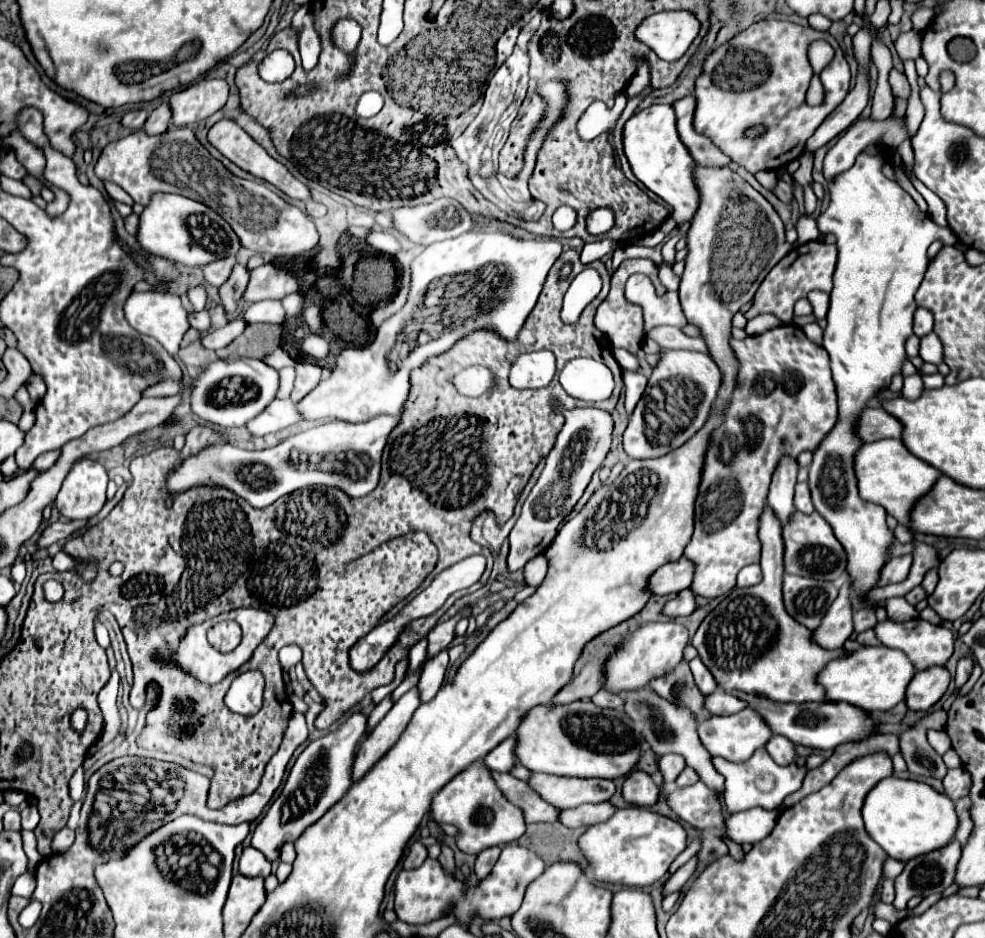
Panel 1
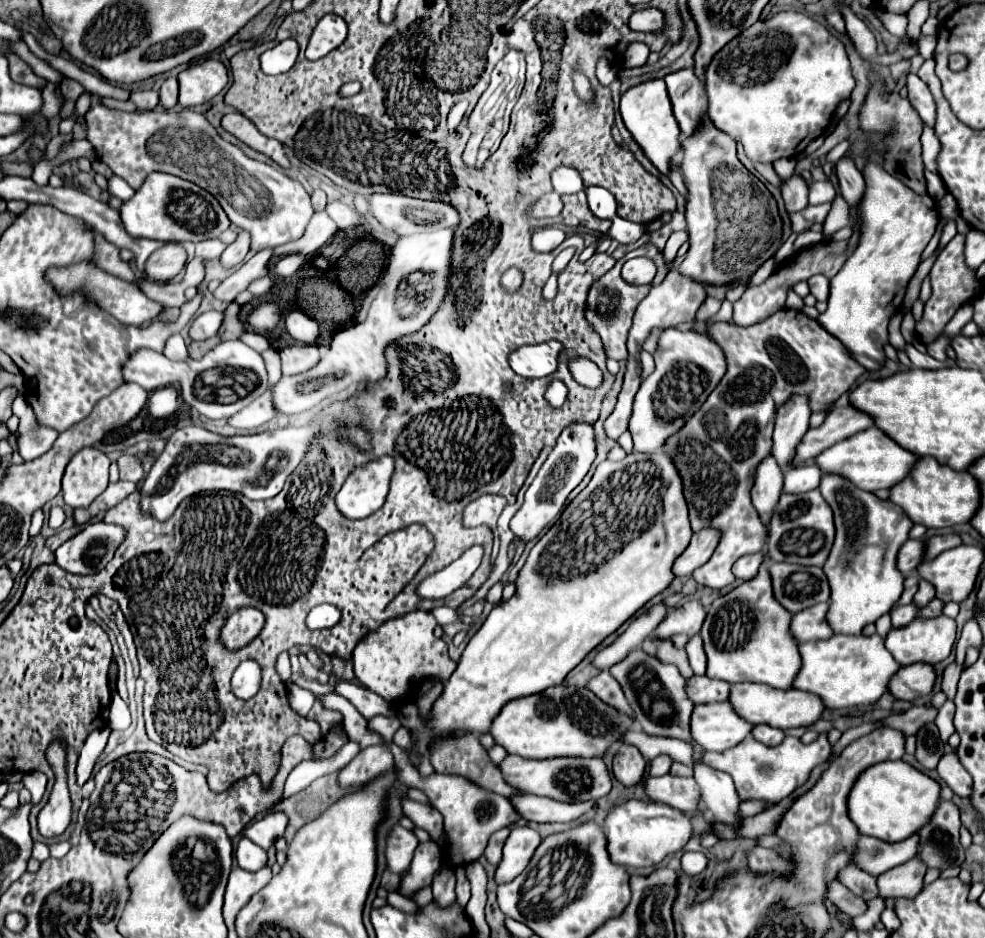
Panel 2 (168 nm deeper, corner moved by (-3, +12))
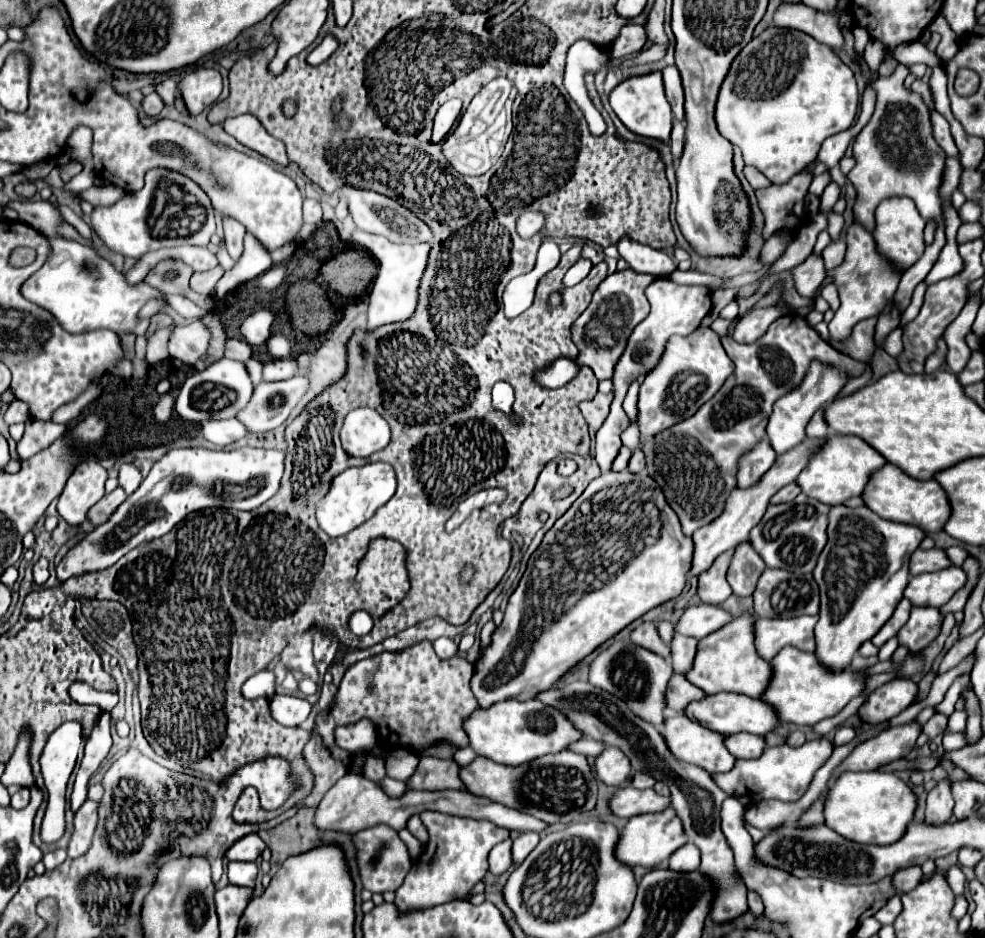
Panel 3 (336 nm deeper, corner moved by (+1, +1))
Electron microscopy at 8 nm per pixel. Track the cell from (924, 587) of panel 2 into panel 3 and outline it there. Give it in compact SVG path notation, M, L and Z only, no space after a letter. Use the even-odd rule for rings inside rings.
M913 606L907 624L899 630L897 636L899 636L899 644L905 644L911 652L921 652L939 634L939 630L941 630L941 614L939 614L937 608L931 608L931 606Z

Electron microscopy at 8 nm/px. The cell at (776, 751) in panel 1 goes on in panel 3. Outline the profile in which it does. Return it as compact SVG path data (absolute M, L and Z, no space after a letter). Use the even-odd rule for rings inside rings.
M747 732L727 736L727 750L735 758L759 758L765 748L767 748L767 742L763 736L755 736L755 734L747 734Z

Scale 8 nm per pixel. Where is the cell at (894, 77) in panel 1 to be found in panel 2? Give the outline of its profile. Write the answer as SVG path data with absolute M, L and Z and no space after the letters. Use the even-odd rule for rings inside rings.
M909 73L907 75L907 87L909 87L909 101L911 101L911 105L917 109L917 113L921 115L921 119L929 127L935 127L937 105L935 105L935 99L931 97L931 91L927 89L927 85L917 75Z

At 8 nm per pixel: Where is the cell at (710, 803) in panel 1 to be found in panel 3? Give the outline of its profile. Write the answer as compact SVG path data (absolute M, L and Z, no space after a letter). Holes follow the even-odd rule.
M623 786L611 798L609 808L615 816L631 818L635 814L645 814L645 812L663 812L669 808L669 804L671 798L657 794L653 788L637 790L633 786Z

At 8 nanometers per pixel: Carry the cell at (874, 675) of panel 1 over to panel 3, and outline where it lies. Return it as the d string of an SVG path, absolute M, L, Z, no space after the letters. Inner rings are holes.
M787 646L775 660L771 660L775 668L775 676L771 678L771 686L763 694L763 700L777 708L783 722L793 722L799 726L813 726L823 718L831 718L839 714L853 698L863 696L867 688L865 670L829 670L817 658L815 652L799 652L799 648Z

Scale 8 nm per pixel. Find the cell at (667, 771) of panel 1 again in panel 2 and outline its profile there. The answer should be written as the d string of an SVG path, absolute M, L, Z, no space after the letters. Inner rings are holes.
M667 755L655 757L655 759L649 763L649 775L651 775L651 777L659 777L659 775L669 773L671 763L673 763L673 761L671 761L671 757L667 757Z

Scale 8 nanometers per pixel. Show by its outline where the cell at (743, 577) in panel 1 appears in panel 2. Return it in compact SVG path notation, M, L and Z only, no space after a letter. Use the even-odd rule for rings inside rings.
M763 551L753 553L753 555L743 555L743 557L739 557L739 559L735 561L735 565L733 565L733 575L735 575L737 579L741 579L741 581L753 579L753 577L757 575L763 559L765 559L765 553L763 553Z

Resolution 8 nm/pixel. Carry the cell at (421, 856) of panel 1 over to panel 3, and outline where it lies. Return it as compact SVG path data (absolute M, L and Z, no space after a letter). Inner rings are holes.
M375 826L375 828L357 832L353 836L353 840L357 846L357 860L359 860L359 868L361 868L363 886L371 892L381 892L381 894L389 892L389 890L395 892L403 884L407 872L411 870L411 858L409 858L407 846L397 836L397 832L387 826Z

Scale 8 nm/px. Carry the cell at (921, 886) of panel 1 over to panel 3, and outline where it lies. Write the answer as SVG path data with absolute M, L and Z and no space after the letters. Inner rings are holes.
M949 780L939 782L927 796L925 824L945 824L953 816L953 798Z

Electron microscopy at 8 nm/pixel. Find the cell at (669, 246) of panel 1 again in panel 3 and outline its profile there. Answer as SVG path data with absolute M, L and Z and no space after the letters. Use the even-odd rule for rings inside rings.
M681 122L673 124L673 132L670 135L671 154L673 154L673 164L677 164L681 152L683 152L683 144L685 144L685 126Z

